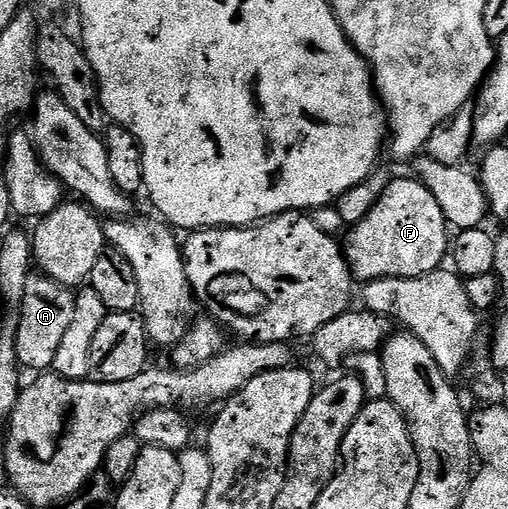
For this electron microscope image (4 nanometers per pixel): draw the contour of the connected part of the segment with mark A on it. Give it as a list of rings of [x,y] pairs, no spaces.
[[[33,270],[26,282],[26,294],[22,306],[18,310],[18,327],[16,330],[16,353],[25,369],[51,369],[54,354],[58,354],[58,346],[70,322],[74,322],[74,302],[76,292],[64,287],[56,280],[40,270]]]

